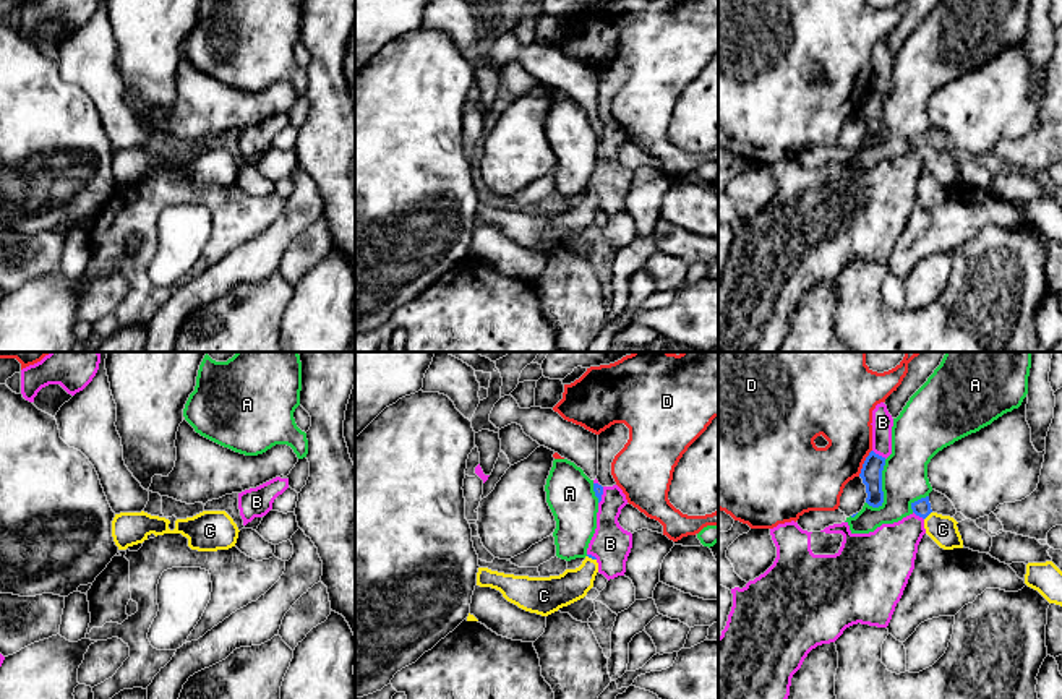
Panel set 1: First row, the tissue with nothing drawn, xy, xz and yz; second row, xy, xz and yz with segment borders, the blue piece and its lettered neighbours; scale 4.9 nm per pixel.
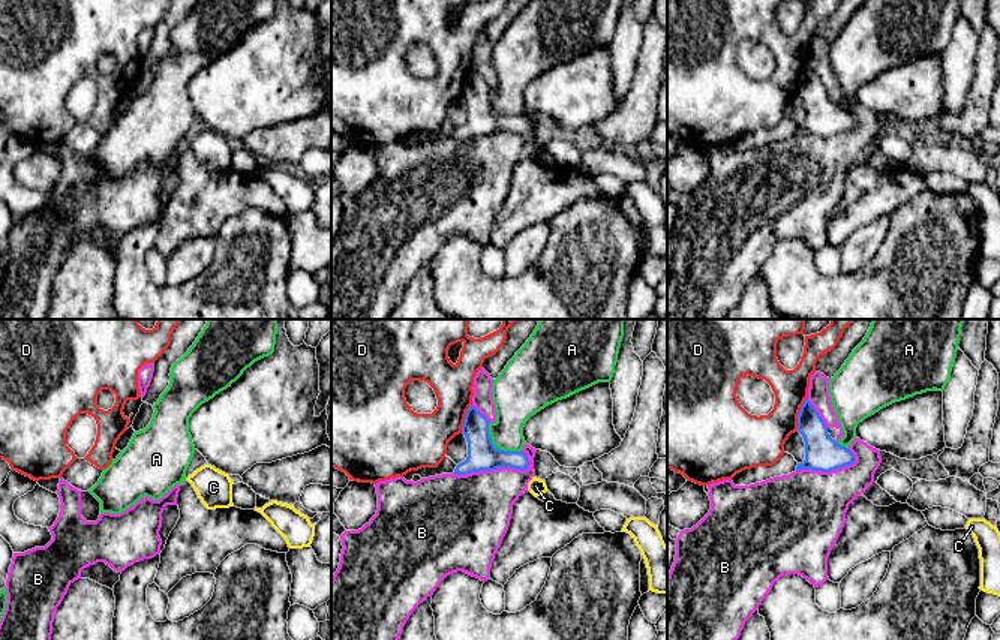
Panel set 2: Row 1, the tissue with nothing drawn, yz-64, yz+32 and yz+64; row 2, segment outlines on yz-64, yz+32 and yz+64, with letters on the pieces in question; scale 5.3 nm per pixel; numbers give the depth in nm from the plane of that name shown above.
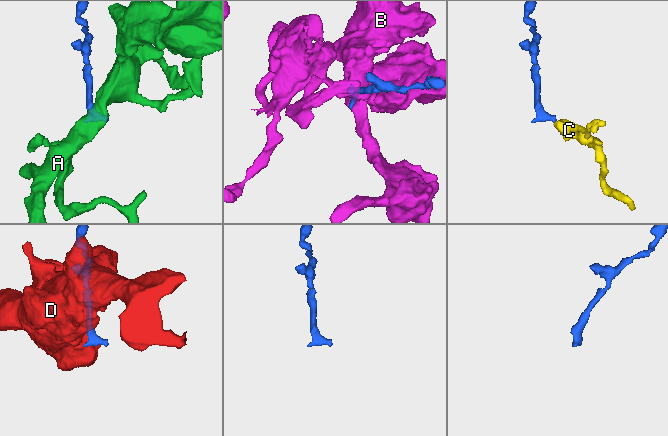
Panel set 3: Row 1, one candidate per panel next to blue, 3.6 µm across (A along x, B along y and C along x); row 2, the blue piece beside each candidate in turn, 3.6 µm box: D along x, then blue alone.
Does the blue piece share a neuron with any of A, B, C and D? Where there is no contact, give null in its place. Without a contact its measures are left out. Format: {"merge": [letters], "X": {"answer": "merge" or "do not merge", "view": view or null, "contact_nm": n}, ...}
{"merge": ["C"], "A": {"answer": "do not merge", "view": "yz", "contact_nm": 260}, "B": {"answer": "do not merge", "view": "yz", "contact_nm": 80}, "C": {"answer": "merge", "view": "yz", "contact_nm": 60}, "D": {"answer": "do not merge", "view": "yz", "contact_nm": 150}}

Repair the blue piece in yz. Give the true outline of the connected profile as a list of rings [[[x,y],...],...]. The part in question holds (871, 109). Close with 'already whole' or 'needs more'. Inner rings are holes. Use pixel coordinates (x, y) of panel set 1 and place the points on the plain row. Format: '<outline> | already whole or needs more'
[[[871,88],[859,110],[863,120],[866,122],[866,130],[867,130],[866,139],[872,144],[879,144],[884,139],[884,128],[882,128],[884,102],[885,102],[885,94]]] | already whole

